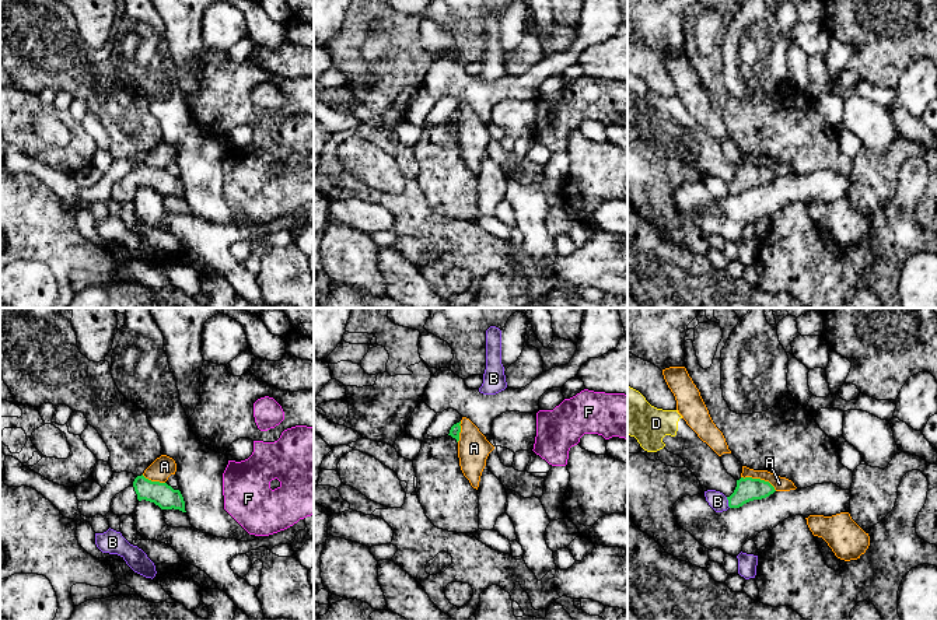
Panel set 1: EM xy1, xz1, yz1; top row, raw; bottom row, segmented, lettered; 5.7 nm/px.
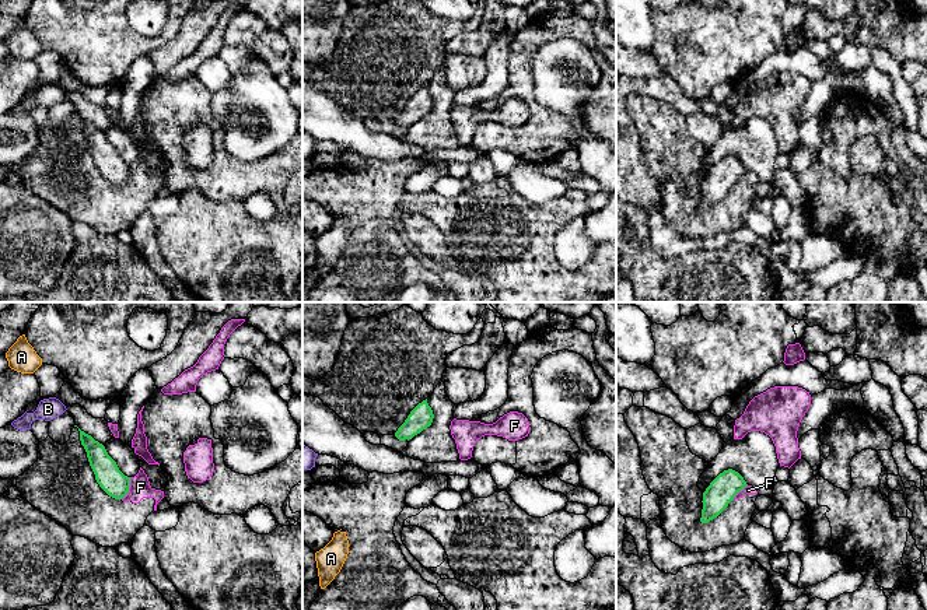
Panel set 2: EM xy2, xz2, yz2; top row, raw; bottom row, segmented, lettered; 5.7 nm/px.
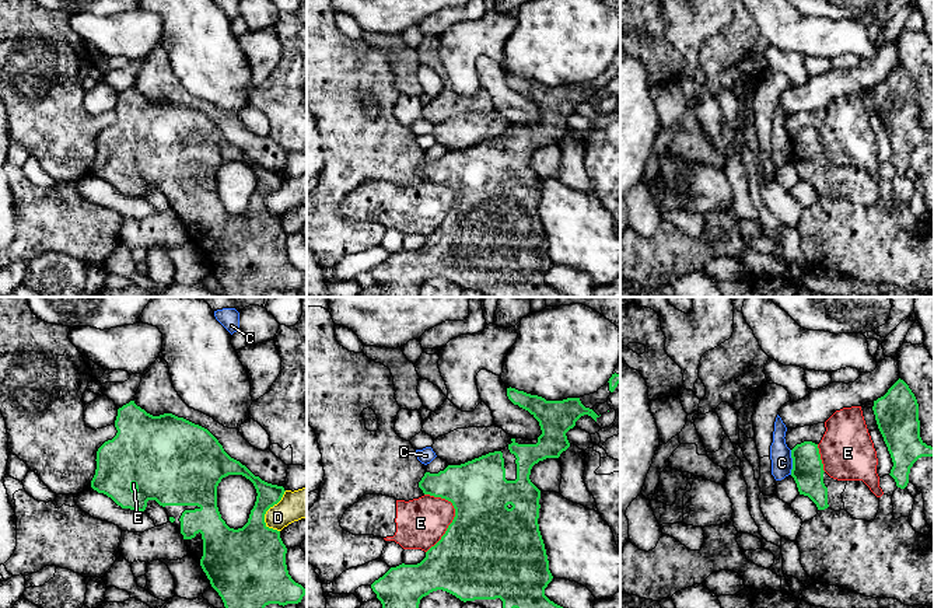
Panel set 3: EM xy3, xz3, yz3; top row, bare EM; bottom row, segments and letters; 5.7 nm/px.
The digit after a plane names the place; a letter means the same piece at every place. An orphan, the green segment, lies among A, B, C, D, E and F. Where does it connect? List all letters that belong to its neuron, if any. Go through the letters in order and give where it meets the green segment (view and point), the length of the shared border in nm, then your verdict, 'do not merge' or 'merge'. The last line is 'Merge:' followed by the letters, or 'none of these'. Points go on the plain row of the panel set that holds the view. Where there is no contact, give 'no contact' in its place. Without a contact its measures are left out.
A: meets green in yz1 at (759, 165); contact 220 nm long; do not merge
B: meets green in yz1 at (729, 189); contact 70 nm long; do not merge
C: meets green in yz3 at (793, 149); contact 140 nm long; do not merge
D: meets green in xy3 at (265, 199); contact 240 nm long; do not merge
E: meets green in xz3 at (454, 203); contact 340 nm long; do not merge
F: meets green in xy2 at (128, 175); contact 140 nm long; do not merge
Merge: none of these

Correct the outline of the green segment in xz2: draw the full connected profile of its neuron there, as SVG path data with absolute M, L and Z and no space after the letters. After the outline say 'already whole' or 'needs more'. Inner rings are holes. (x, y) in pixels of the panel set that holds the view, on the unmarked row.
M427 85L419 90L407 102L405 109L398 115L395 123L399 127L412 126L423 116L431 112L434 105L433 97L427 90Z | already whole

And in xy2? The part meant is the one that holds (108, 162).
M80 115L78 118L81 132L87 139L90 152L99 173L115 186L126 183L130 173L130 164L119 157L116 148L108 141L102 130Z | already whole

